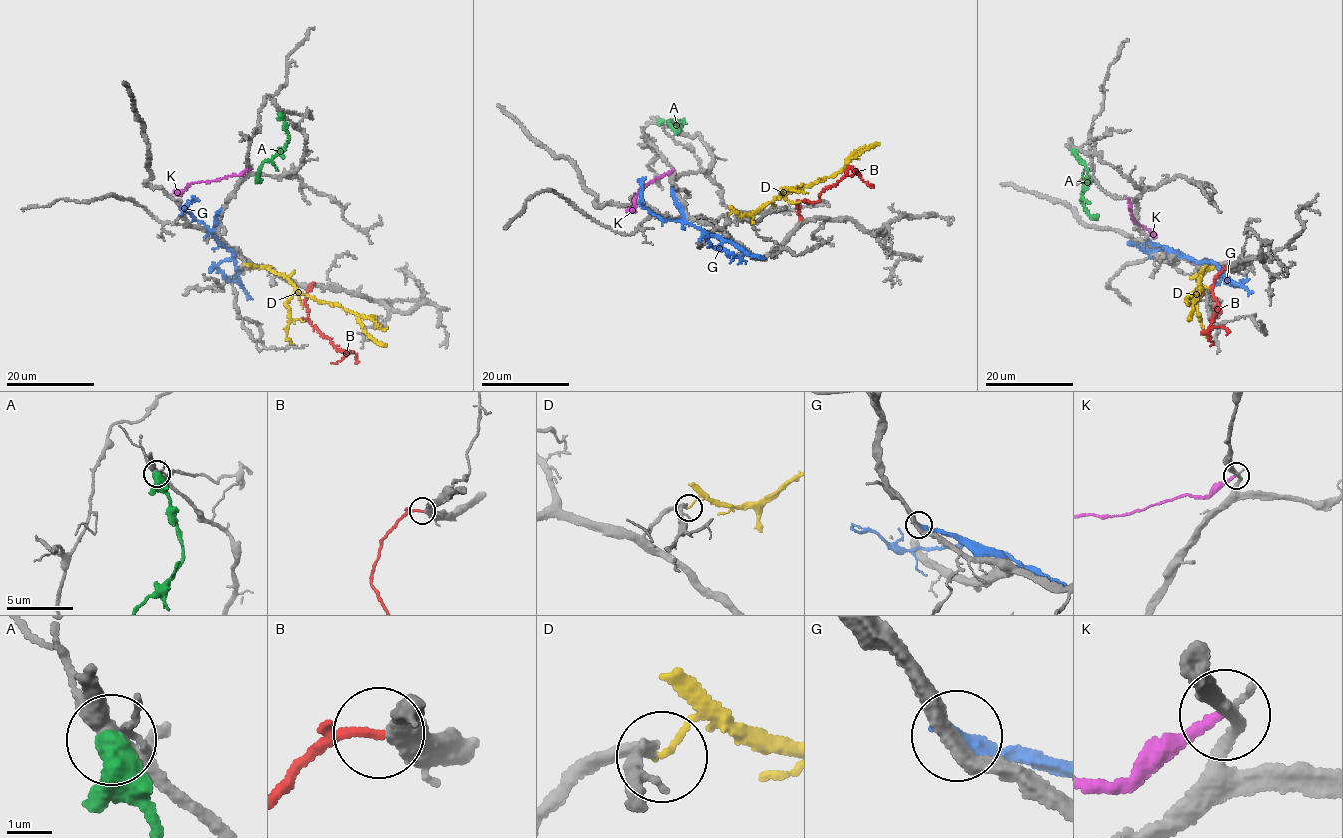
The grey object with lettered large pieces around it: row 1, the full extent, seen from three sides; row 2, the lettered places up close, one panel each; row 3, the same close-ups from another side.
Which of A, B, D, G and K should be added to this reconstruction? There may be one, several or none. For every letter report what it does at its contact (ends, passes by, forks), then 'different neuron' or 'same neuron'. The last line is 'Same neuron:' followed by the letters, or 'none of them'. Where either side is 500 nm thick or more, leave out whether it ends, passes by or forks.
A: different neuron
B: it ends there; same neuron
D: it ends there; different neuron
G: it ends there; different neuron
K: it ends there; different neuron
Same neuron: B

